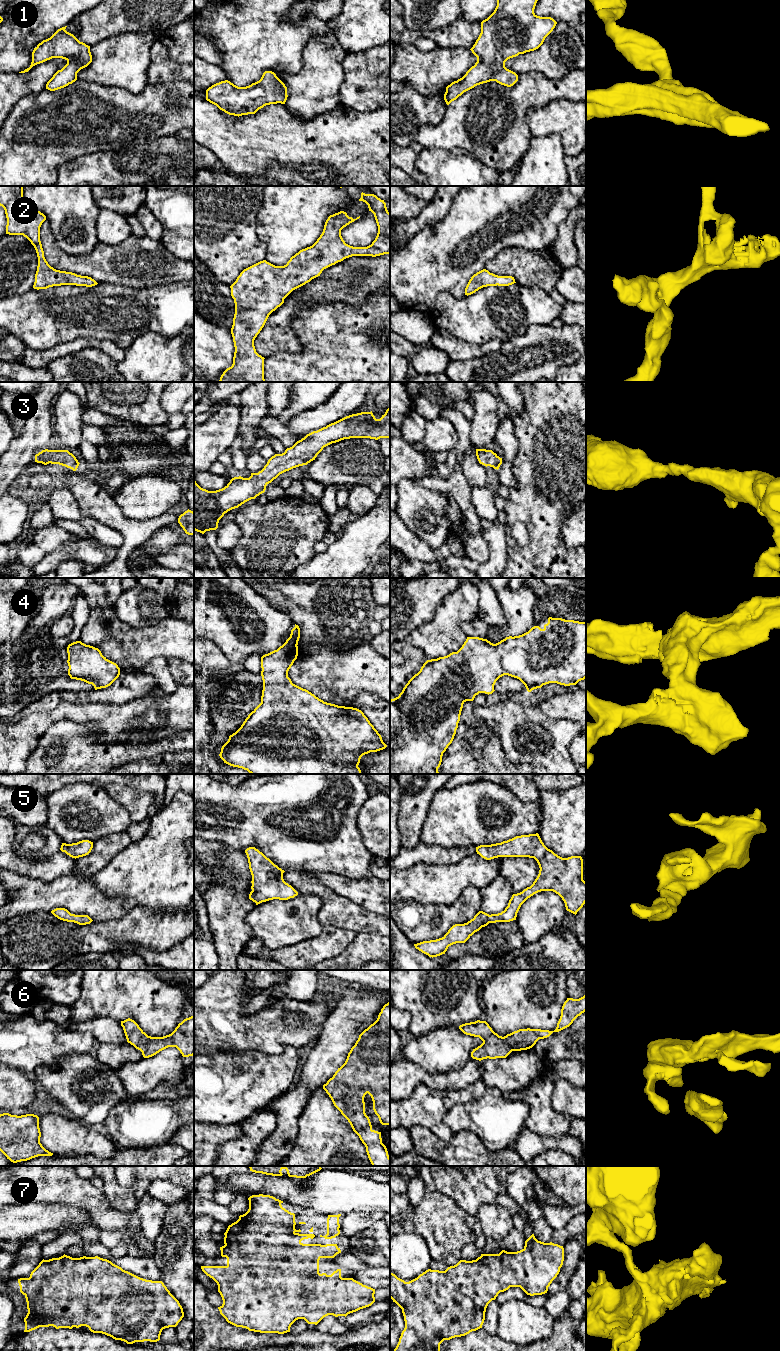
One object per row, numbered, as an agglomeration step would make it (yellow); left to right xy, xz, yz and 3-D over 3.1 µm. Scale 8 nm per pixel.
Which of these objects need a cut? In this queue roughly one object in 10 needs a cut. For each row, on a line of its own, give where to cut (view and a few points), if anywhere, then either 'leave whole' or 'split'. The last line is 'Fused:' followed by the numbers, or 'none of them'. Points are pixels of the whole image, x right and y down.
1: cut none; leave whole
2: cut none; leave whole
3: cut none; leave whole
4: cut none; leave whole
5: cut none; leave whole
6: cut none; leave whole
7: cut none; leave whole
Fused: none of them

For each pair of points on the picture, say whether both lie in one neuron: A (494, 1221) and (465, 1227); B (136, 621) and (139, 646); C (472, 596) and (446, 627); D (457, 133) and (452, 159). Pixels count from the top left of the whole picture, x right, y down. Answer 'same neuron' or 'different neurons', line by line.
A: different neurons
B: different neurons
C: same neuron
D: different neurons

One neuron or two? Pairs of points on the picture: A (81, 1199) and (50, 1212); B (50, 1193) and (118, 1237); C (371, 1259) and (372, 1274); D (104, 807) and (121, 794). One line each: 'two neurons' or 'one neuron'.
A: two neurons
B: two neurons
C: two neurons
D: two neurons

